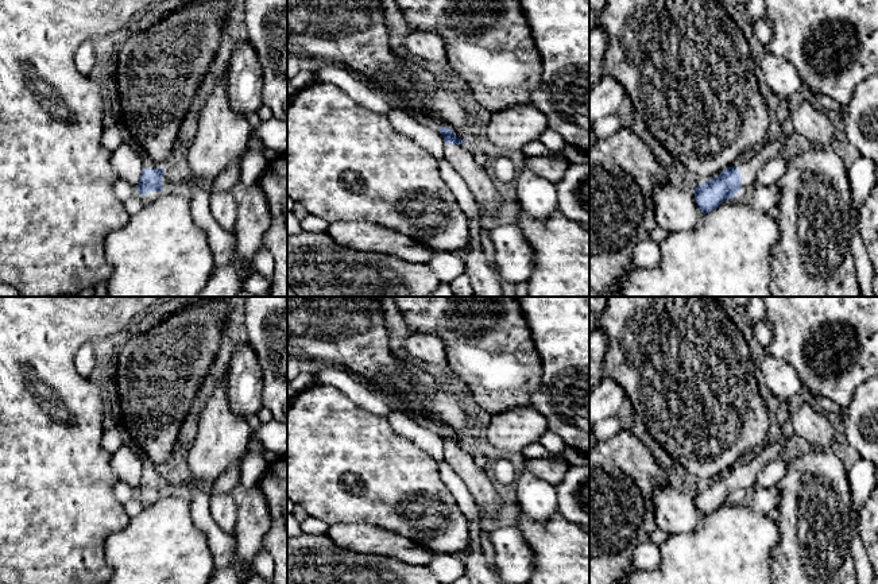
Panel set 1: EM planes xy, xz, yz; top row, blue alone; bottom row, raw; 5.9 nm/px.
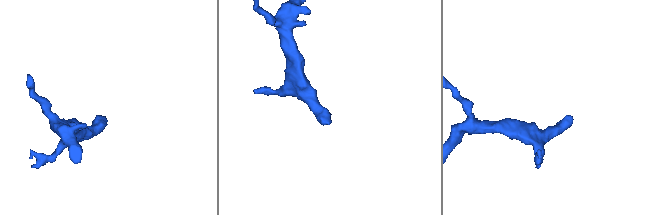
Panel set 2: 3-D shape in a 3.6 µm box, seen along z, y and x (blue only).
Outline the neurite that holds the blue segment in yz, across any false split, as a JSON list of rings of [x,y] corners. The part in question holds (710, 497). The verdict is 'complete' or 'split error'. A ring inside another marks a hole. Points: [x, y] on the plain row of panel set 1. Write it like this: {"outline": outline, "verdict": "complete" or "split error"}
{"outline": [[[781,442],[763,444],[759,450],[734,469],[728,469],[718,479],[695,488],[695,502],[699,511],[707,517],[724,503],[734,500],[739,494],[749,494],[755,488],[757,477],[767,464],[786,457]]], "verdict": "split error"}

